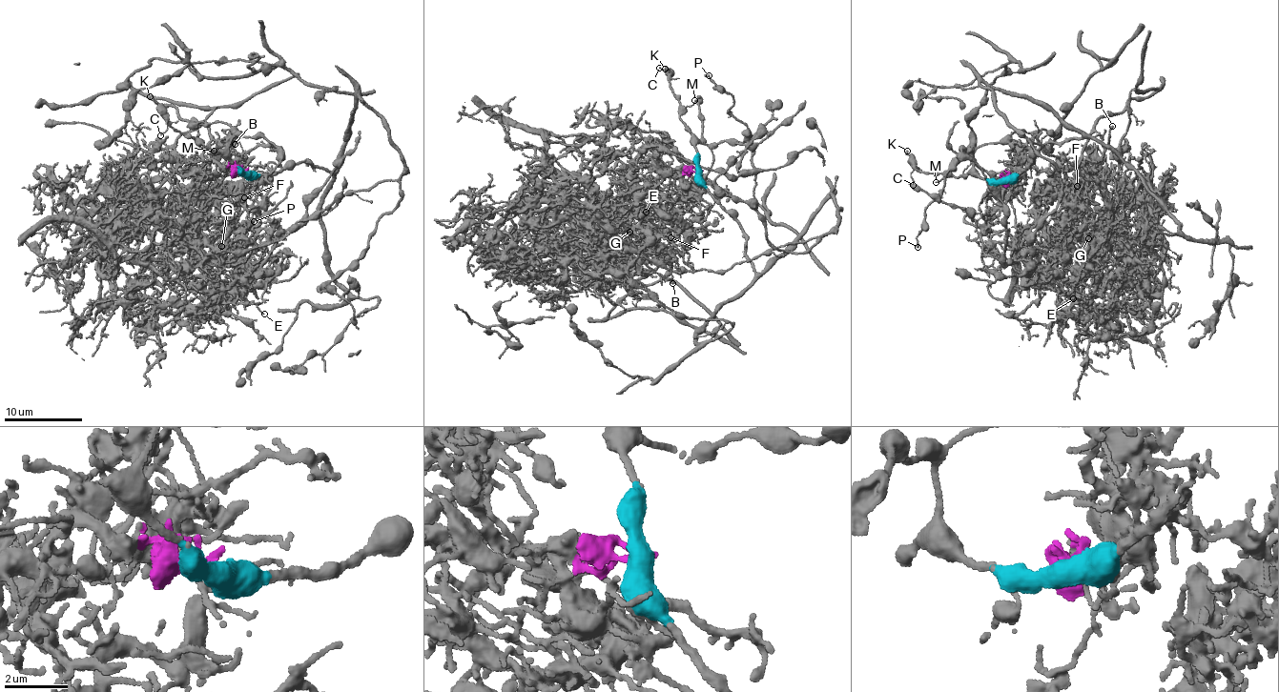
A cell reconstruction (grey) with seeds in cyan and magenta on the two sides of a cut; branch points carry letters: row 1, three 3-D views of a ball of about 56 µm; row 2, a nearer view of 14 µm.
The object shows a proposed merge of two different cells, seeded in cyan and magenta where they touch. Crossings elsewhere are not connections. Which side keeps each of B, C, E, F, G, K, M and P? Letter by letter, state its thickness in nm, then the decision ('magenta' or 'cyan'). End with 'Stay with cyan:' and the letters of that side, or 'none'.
B: 200 nm thick; magenta
C: 100 nm thick; cyan
E: 130 nm thick; magenta
F: 130 nm thick; magenta
G: 150 nm thick; magenta
K: 200 nm thick; cyan
M: 130 nm thick; cyan
P: 200 nm thick; cyan
Stay with cyan: C, K, M, P

